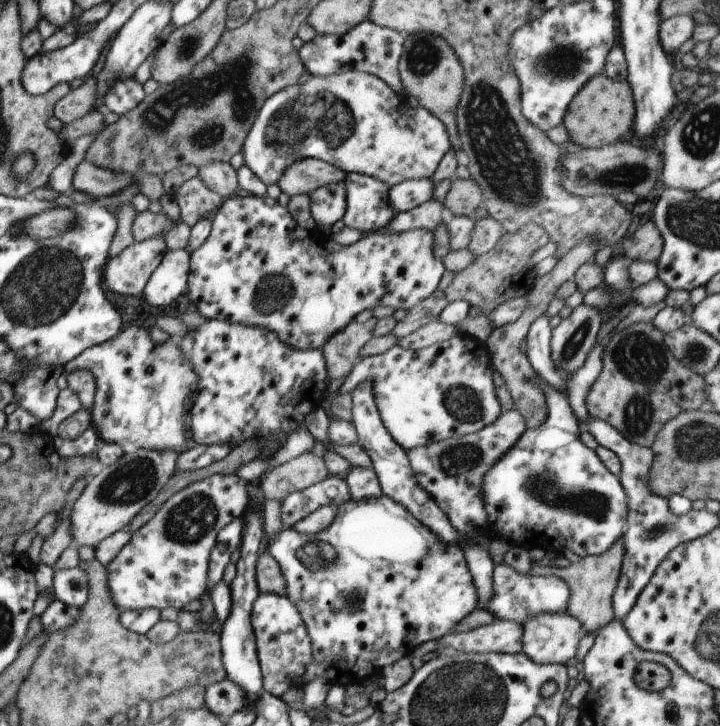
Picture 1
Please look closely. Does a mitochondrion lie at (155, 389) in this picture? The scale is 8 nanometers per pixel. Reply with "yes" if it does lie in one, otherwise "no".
yes

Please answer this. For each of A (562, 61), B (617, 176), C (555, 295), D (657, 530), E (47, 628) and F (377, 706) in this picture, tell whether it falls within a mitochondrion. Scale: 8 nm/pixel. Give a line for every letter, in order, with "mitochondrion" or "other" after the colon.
A: mitochondrion
B: mitochondrion
C: other
D: other
E: other
F: other

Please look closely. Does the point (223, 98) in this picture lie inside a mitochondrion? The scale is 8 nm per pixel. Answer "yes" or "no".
yes

